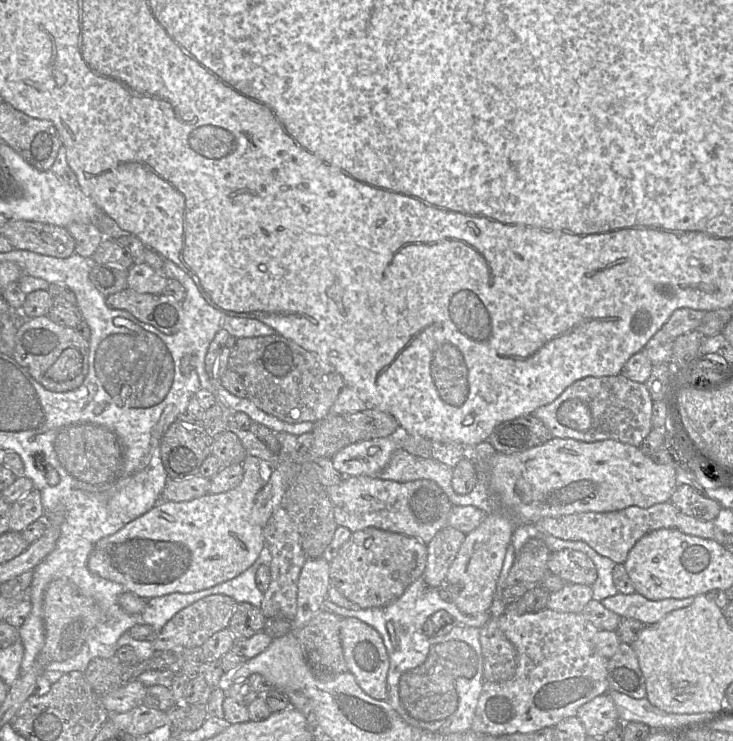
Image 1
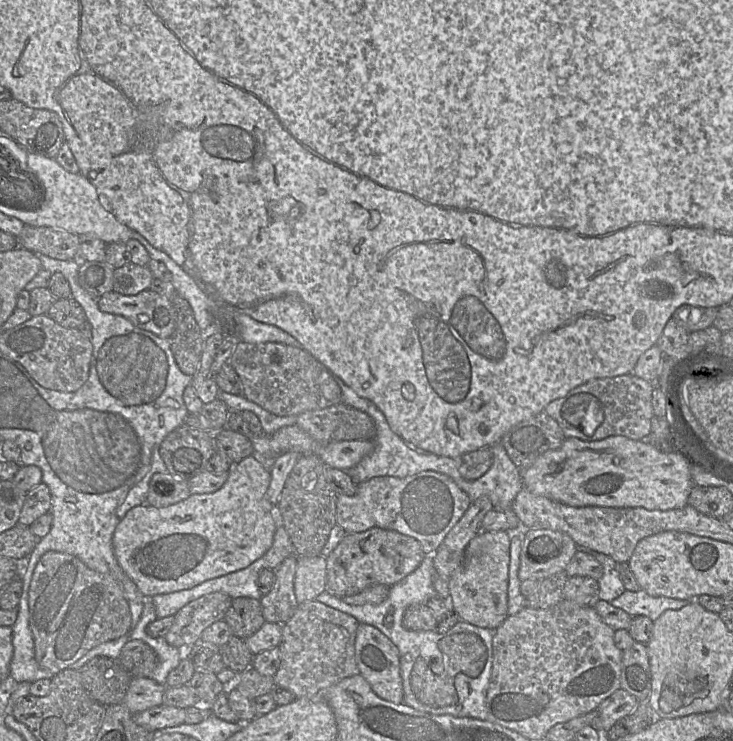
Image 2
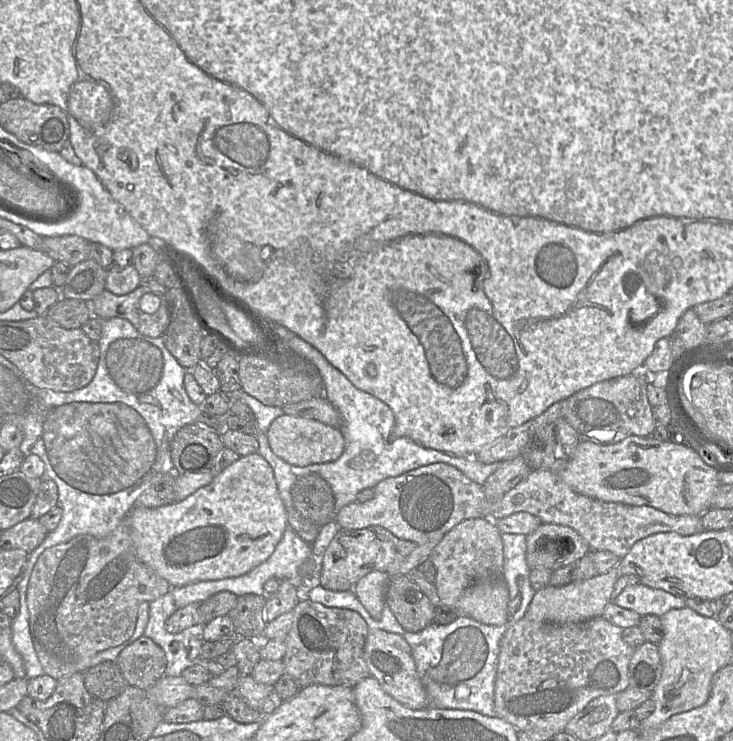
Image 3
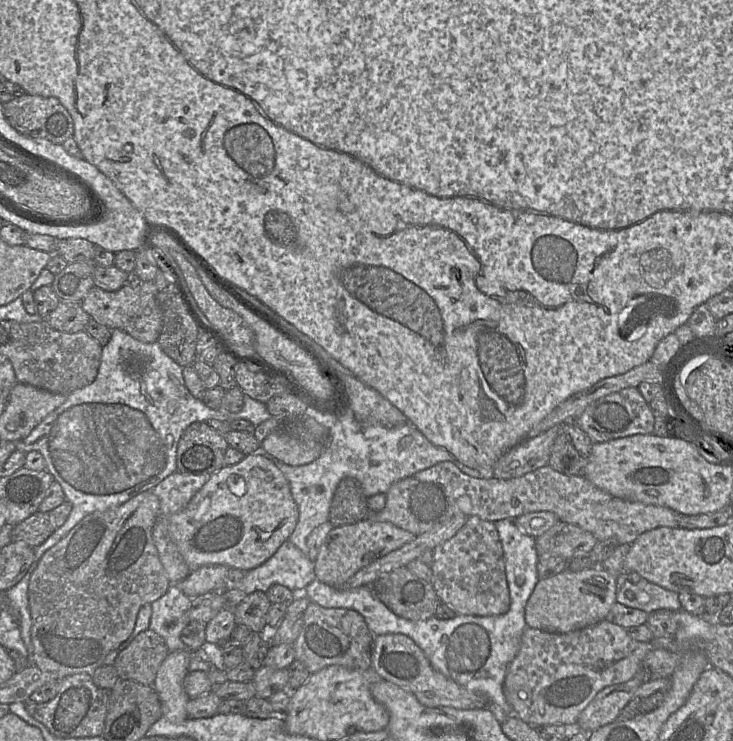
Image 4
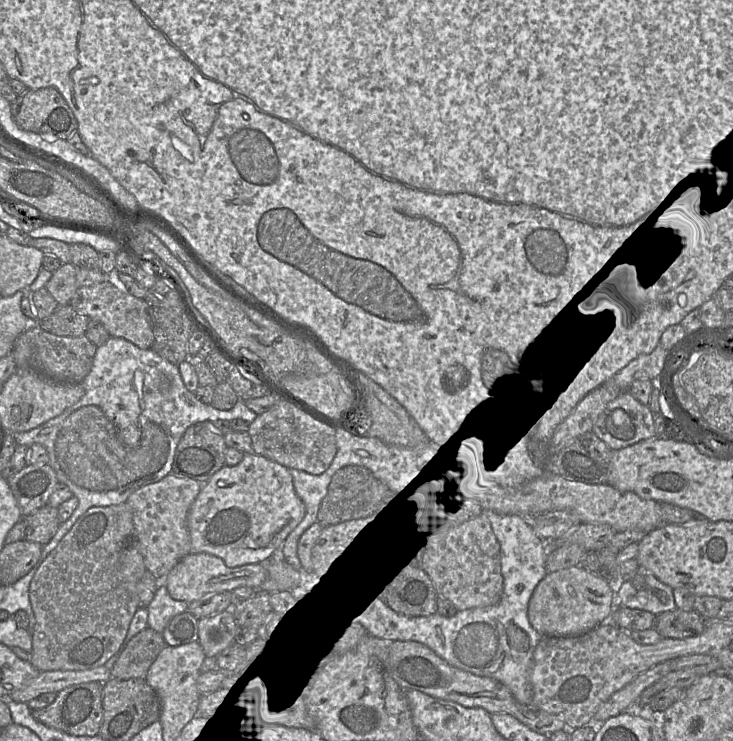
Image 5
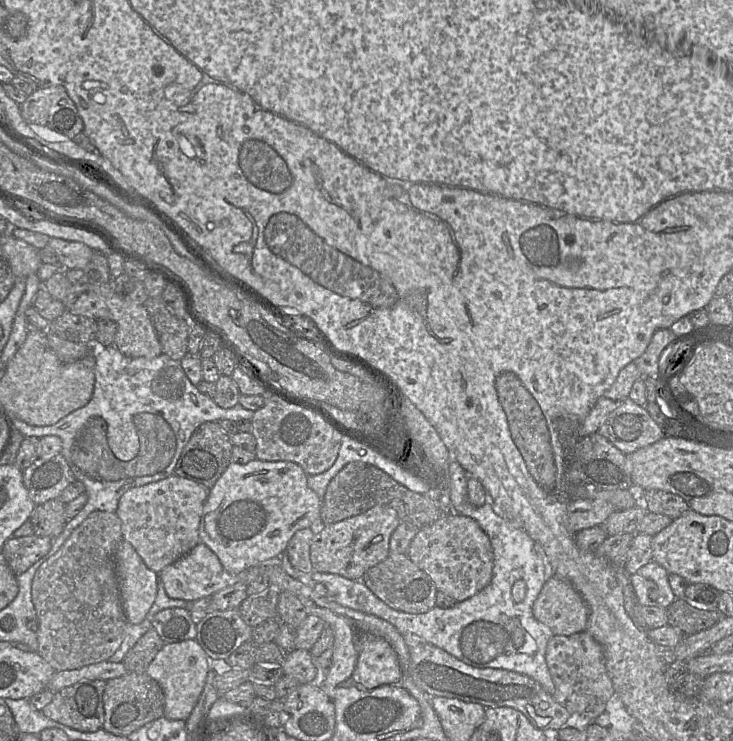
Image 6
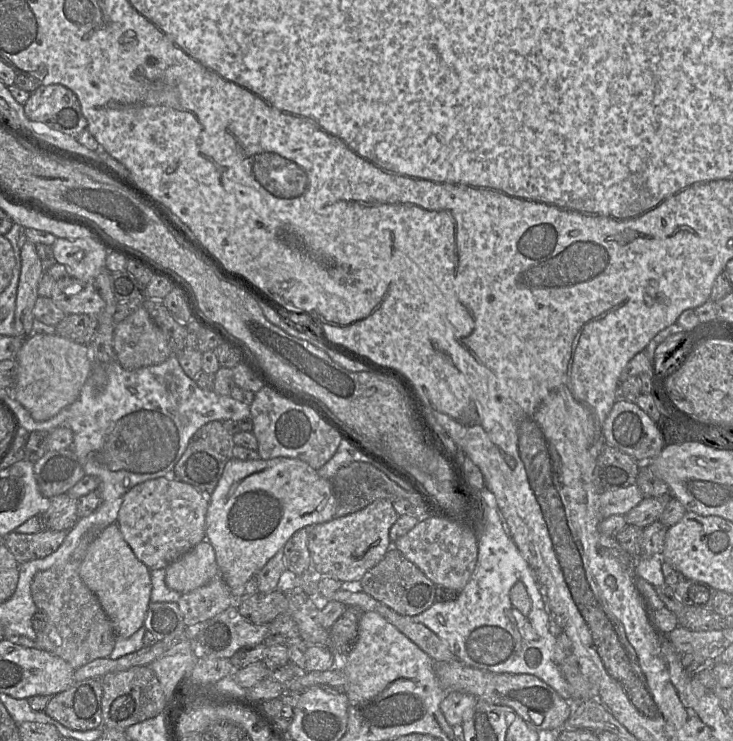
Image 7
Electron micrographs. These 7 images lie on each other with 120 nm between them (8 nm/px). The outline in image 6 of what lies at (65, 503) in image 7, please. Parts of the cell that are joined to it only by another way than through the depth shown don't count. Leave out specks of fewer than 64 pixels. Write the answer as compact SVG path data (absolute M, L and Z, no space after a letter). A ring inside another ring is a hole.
M59 499L36 505L29 519L33 525L34 535L50 539L57 538L68 522L65 517L66 505Z

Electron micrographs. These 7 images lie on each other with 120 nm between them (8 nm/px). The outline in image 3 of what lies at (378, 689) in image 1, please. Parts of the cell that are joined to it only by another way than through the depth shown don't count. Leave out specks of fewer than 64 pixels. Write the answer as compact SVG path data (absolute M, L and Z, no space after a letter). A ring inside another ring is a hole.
M369 629L364 646L364 659L370 675L396 701L410 709L423 709L428 706L426 693L418 676L411 648L402 636L383 630Z

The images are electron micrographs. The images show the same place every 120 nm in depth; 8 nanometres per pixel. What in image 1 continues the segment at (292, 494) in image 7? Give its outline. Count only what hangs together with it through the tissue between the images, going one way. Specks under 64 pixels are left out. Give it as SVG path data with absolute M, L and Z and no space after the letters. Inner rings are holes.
M247 455L242 466L243 479L237 487L217 494L208 493L190 501L161 500L118 532L100 539L88 558L89 570L105 579L122 584L126 591L144 599L175 592L197 592L244 572L255 563L266 545L263 528L252 523L251 513L256 496L268 481L273 465Z

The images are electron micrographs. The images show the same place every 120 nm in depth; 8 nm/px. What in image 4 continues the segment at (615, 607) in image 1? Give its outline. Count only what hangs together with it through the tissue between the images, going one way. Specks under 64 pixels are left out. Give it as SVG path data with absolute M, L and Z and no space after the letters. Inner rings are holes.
M641 577L640 582L635 583L635 584L627 580L624 583L623 587L617 591L616 601L625 606L643 610L647 612L648 614L659 609L667 609L667 610L672 610L672 611L678 611L682 609L681 603L678 599L678 593L667 590L657 584L649 582L648 580L642 577ZM628 591L631 591L633 593L632 598L628 598L626 596L626 593Z

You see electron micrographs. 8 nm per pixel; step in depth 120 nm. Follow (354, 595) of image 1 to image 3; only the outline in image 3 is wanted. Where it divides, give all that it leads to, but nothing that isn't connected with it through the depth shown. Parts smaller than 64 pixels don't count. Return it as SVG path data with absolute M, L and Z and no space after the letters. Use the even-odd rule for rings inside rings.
M380 526L358 530L339 529L332 539L320 563L318 584L331 591L353 590L354 585L366 574L379 571L386 573L388 568L409 556L418 545L402 540Z

